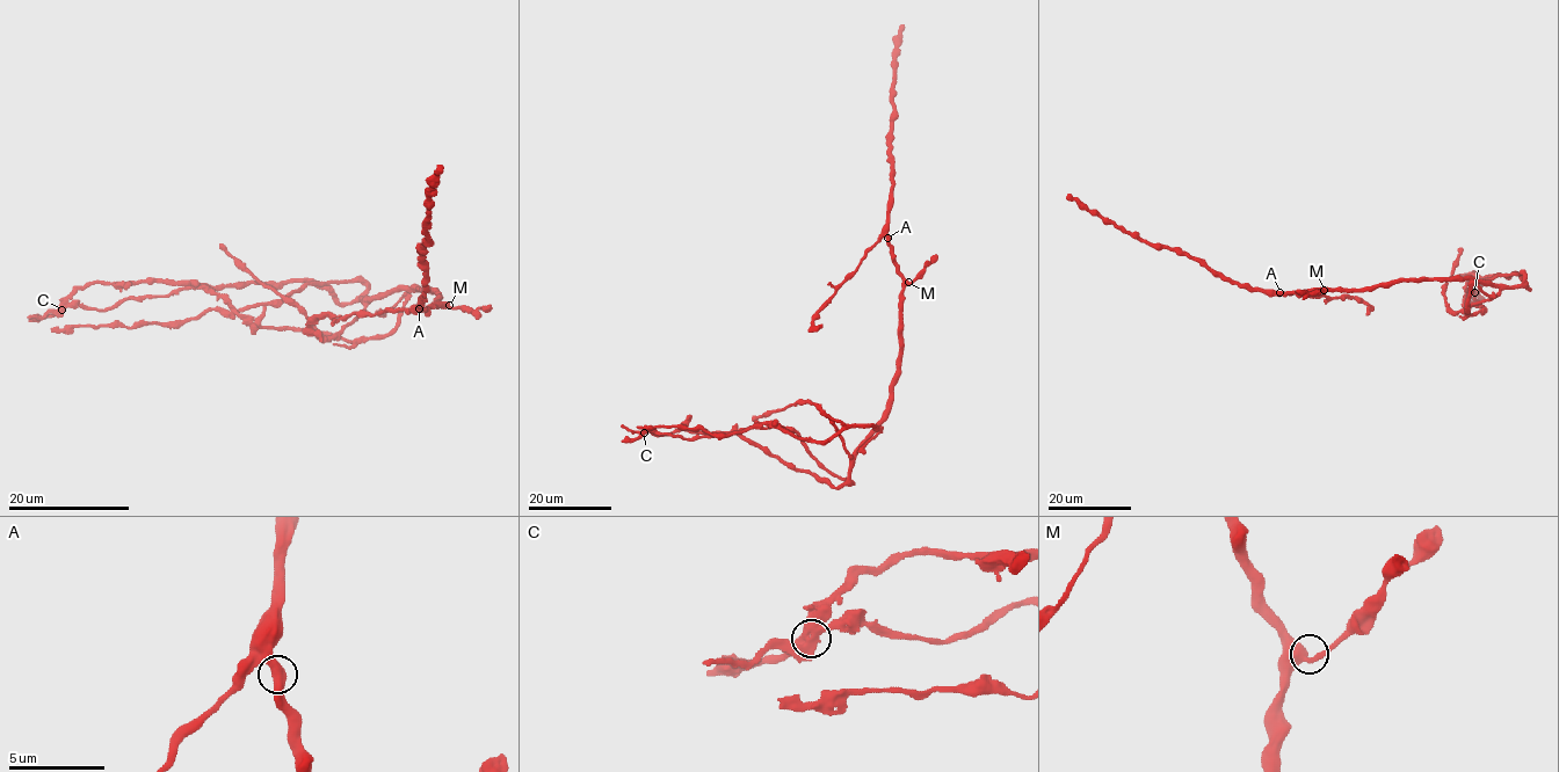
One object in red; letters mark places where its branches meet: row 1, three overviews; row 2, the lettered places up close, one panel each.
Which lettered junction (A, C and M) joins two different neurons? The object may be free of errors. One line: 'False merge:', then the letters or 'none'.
False merge: C

